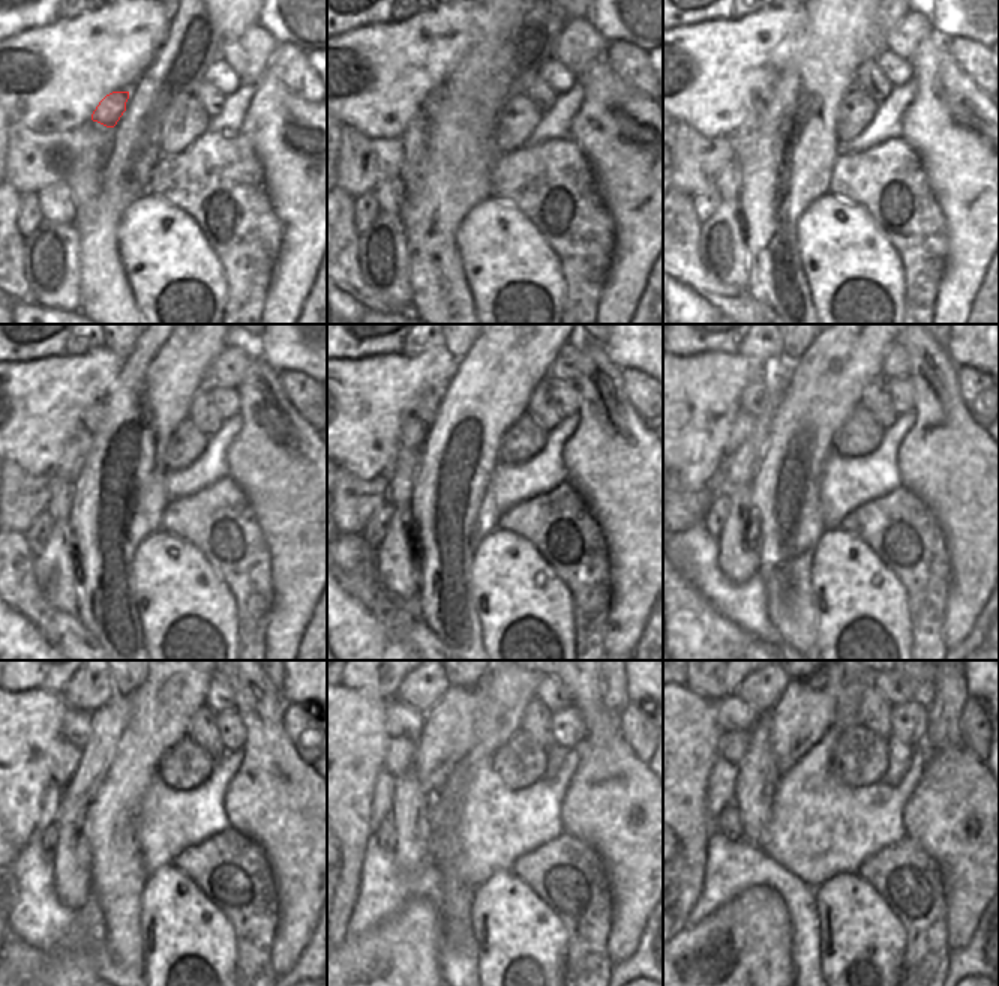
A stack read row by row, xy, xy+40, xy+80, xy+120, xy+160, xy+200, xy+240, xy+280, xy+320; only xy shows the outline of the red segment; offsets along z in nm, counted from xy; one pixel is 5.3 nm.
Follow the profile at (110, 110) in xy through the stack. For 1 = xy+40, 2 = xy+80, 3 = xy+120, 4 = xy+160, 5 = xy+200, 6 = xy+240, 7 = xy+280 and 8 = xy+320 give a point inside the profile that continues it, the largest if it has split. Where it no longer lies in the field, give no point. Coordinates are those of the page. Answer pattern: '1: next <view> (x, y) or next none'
1: next xy+40 (432, 101)
2: next xy+80 (765, 92)
3: next xy+120 (92, 417)
4: next xy+160 (425, 407)
5: next xy+200 (756, 399)
6: next xy+240 (75, 728)
7: next xy+280 (402, 721)
8: next xy+320 (732, 715)

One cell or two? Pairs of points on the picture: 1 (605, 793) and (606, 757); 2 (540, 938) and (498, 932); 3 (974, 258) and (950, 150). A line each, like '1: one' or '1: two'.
1: one
2: one
3: one

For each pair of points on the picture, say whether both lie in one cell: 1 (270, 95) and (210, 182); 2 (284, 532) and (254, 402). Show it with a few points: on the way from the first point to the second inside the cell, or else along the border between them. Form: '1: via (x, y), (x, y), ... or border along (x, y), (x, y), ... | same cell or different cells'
1: border along (240, 132), (251, 144), (261, 165) | different cells
2: via (284, 500), (284, 467), (276, 458), (273, 434) | same cell

